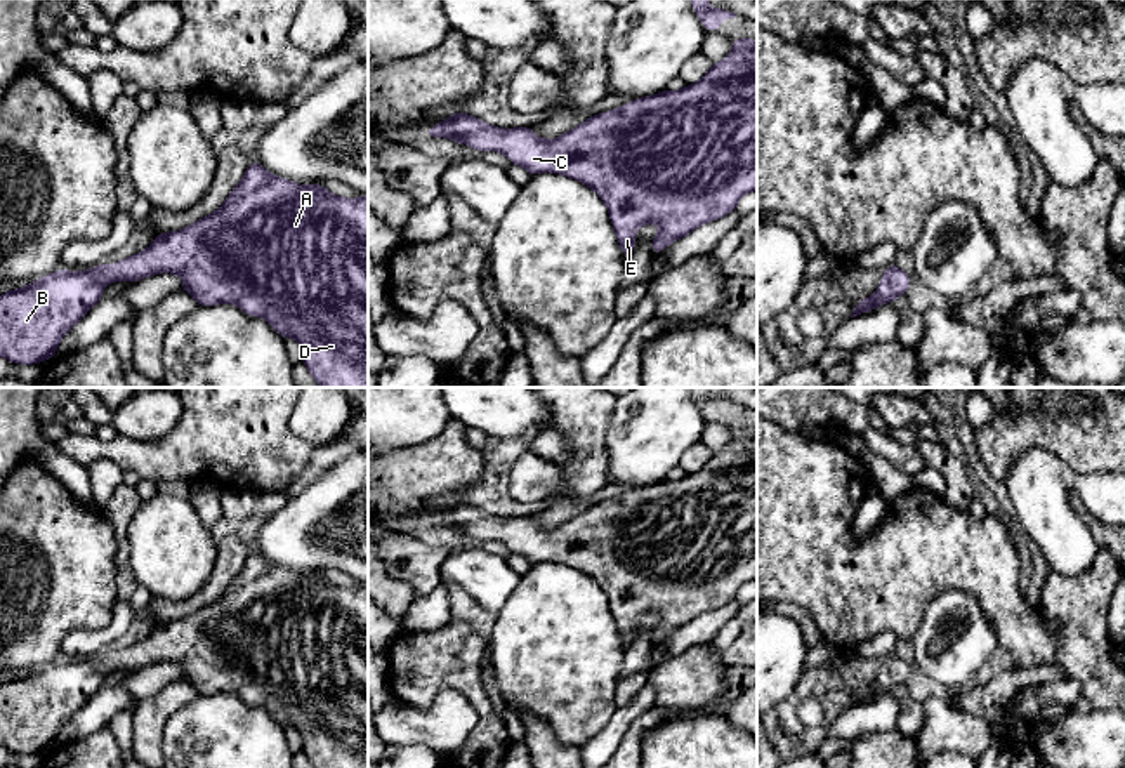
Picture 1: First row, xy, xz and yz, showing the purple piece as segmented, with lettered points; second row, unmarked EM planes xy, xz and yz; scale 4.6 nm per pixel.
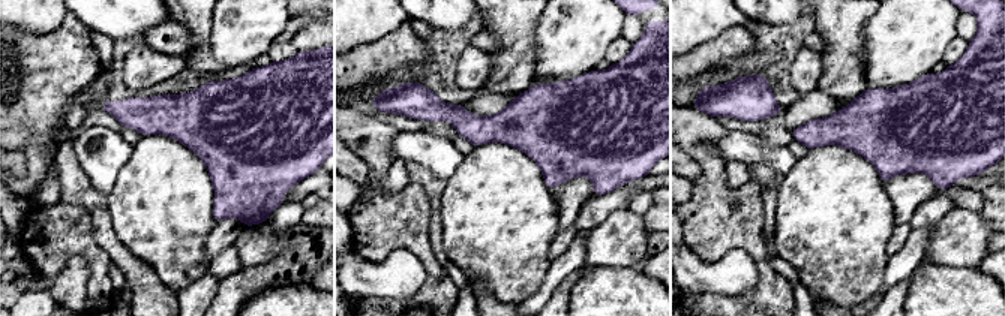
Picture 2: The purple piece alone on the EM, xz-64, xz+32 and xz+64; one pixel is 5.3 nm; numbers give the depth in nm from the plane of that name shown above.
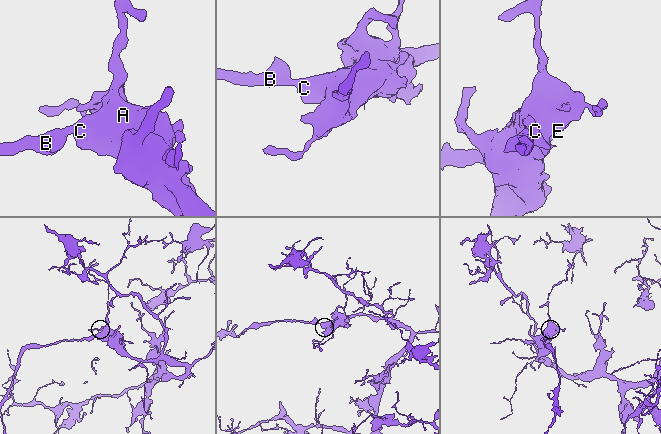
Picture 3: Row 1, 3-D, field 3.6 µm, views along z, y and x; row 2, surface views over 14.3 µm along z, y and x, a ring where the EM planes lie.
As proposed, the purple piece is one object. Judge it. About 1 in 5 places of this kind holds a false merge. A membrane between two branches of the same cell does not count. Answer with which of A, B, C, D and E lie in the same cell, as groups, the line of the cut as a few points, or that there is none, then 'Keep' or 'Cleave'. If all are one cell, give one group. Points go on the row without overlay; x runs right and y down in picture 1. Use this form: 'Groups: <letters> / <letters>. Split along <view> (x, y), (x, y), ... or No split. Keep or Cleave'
Groups: A B C D E. No split. Keep

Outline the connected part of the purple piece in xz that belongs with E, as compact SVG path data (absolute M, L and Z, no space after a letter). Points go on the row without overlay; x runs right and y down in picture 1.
M745 426L733 433L727 447L712 454L696 473L594 504L556 528L540 528L530 516L491 516L465 500L432 514L425 523L431 528L451 528L483 542L502 540L510 553L524 556L530 565L554 561L592 577L609 601L622 643L628 646L634 641L635 620L649 612L660 615L651 634L653 643L658 643L698 615L734 601L740 587L757 579L757 429Z

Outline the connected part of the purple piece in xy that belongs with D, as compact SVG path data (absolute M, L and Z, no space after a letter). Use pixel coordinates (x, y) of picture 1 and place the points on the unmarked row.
M259 551L250 553L226 591L191 615L156 624L142 641L116 653L87 660L56 662L0 685L0 745L21 752L54 747L66 721L101 688L111 671L139 671L156 662L182 667L182 678L198 695L229 692L250 705L267 709L278 725L293 726L302 737L302 752L314 768L368 768L368 584L344 587L321 573L297 573L273 565Z

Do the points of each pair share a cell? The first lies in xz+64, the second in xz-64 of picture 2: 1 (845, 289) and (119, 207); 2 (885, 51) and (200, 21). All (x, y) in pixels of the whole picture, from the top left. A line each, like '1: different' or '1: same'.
1: same
2: different

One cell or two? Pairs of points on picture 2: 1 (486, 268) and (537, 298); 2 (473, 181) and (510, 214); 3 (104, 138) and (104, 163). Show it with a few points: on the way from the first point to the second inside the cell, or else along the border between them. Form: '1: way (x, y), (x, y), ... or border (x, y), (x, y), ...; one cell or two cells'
1: border (551, 264), (543, 282), (524, 300); two cells
2: way (482, 190), (501, 210); one cell
3: way (104, 144), (104, 158); one cell

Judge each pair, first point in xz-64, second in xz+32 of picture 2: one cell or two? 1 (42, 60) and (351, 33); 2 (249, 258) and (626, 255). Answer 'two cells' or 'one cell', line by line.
1: two cells
2: one cell

